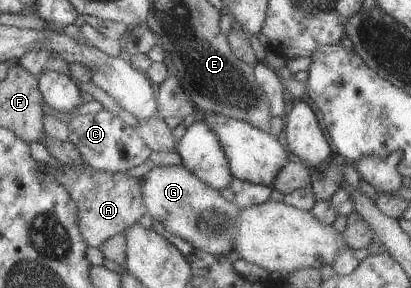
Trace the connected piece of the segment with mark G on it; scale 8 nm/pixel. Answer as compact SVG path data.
M185 165L155 167L143 178L146 205L153 220L162 222L173 234L183 237L196 249L219 256L235 251L237 228L240 225L240 206L224 197L222 191L202 181Z

